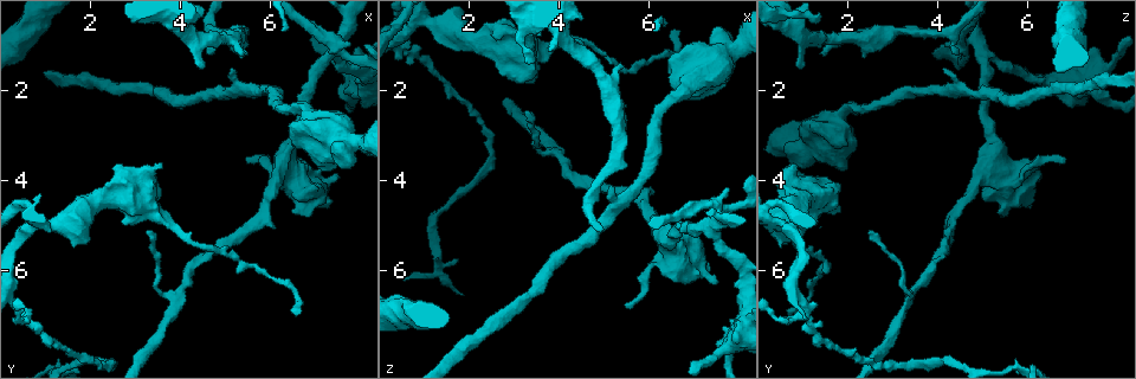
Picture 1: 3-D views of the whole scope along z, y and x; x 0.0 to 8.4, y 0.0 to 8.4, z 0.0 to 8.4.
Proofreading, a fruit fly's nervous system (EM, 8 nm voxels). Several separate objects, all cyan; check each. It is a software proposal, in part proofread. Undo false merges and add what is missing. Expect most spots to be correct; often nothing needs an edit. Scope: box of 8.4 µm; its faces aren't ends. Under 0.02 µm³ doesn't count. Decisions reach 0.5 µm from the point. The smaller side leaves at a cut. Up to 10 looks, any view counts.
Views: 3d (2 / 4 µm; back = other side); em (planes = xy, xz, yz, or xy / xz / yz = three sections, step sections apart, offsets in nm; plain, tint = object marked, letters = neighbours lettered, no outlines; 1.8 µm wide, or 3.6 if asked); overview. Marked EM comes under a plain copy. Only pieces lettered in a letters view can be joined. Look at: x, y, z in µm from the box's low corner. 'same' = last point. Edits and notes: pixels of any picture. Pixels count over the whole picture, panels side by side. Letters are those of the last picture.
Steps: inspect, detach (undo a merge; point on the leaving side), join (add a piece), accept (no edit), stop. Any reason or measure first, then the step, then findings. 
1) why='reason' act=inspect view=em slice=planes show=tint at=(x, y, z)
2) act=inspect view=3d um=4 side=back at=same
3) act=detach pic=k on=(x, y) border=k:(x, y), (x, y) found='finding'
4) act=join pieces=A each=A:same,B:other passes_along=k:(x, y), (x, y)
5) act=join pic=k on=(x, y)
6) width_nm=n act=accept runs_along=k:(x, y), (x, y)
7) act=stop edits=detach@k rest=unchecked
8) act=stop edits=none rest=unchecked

why='branch point' act=inspect view=3d um=4 at=(3.90, 6.55, 3.40)

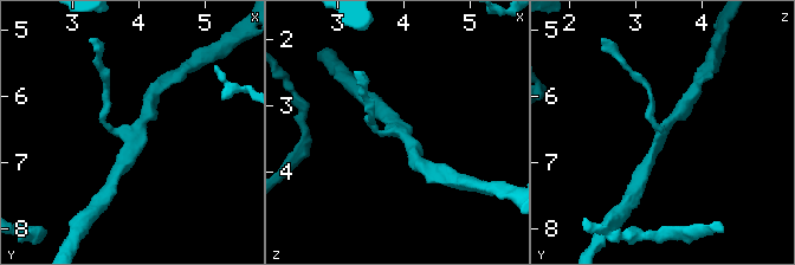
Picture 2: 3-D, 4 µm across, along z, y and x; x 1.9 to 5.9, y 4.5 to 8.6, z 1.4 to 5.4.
act=inspect view=em slice=planes show=tint at=(3.90, 6.55, 3.40)

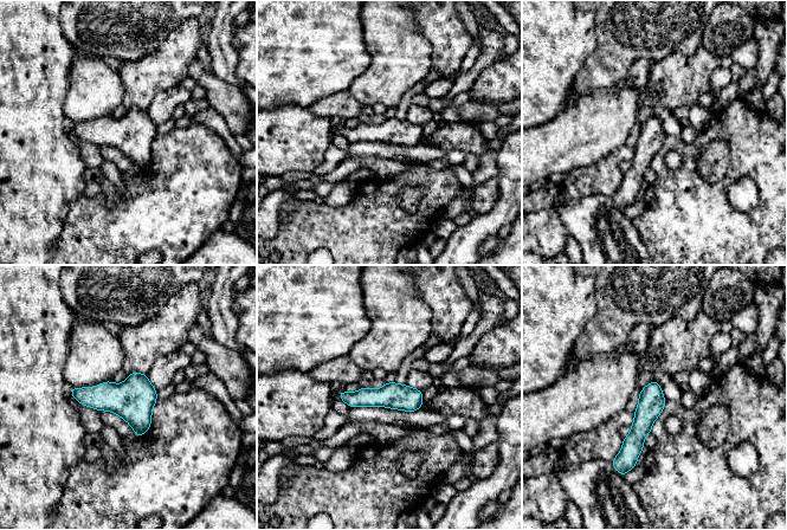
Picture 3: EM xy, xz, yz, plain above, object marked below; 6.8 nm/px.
why='what lies round it' act=inspect view=em slice=planes show=letters at=same

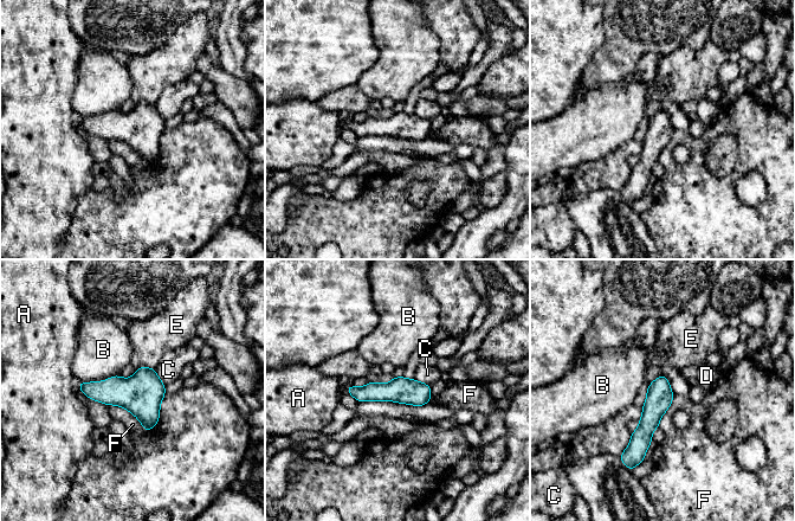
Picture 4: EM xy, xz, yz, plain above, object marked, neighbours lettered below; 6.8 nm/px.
act=accept each=A:other,B:other,C:other,D:other,E:other,F:other border=4:(166, 393), (147, 431), (108, 404) found='continuous, no second cell'

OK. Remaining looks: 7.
why='branch stops here' act=inspect view=em slice=xy step=16 show=letters at=(4.40, 1.55, 1.00)

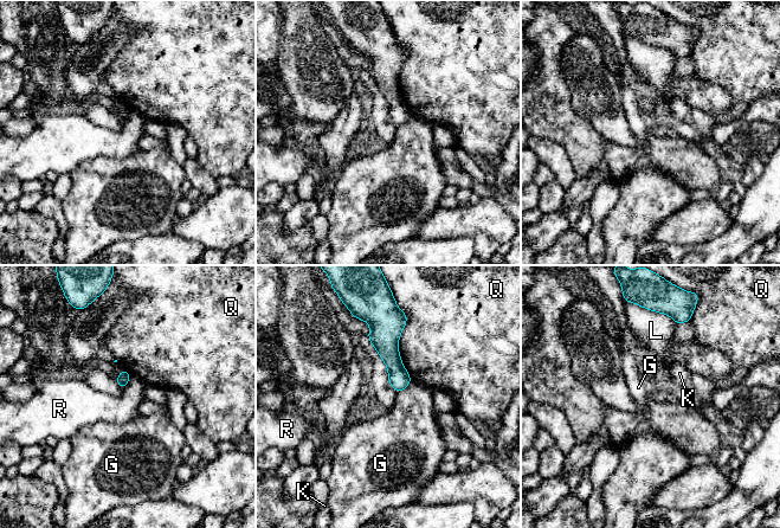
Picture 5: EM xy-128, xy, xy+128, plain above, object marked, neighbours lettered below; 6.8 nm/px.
longest_contact=Q:440nm act=accept each=G:other,K:other,L:other,Q:other,R:other border=5:(411, 380), (397, 393) found='no lettered piece goes on from it'

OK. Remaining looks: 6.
act=inspect view=3d um=2 at=(3.55, 3.65, 0.80)

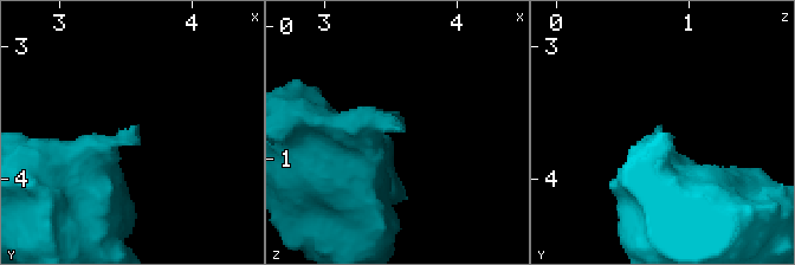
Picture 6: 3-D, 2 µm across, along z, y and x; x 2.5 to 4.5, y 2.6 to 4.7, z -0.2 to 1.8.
act=inspect view=em slice=xy step=4 show=letters at=(3.58, 3.62, 0.78)

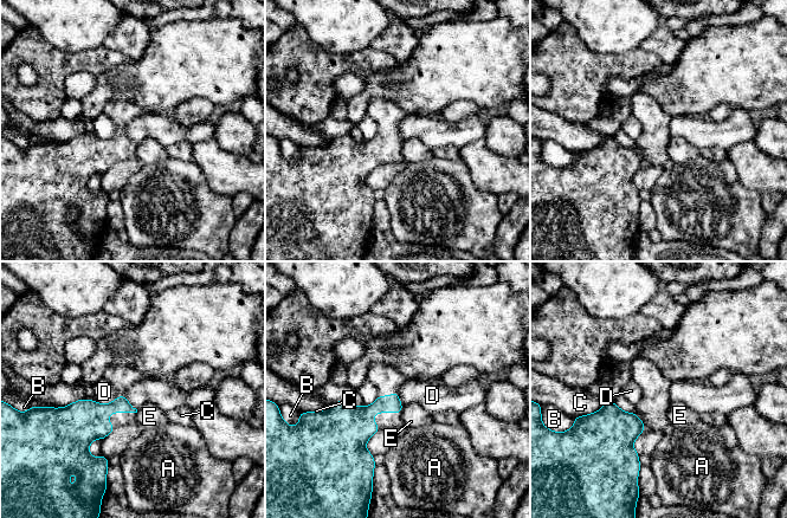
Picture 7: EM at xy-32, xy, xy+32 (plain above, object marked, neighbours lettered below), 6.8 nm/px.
act=accept each=A:other,B:other,C:other,D:other,E:other border=7:(118, 395), (108, 403), (95, 401) found='none of them fits'

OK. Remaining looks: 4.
act=inspect view=3d um=4 at=(4.75, 1.25, 4.45)

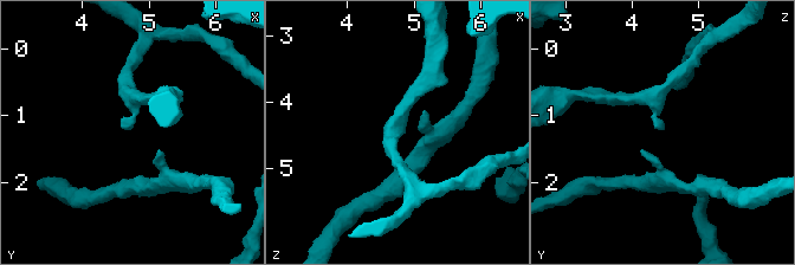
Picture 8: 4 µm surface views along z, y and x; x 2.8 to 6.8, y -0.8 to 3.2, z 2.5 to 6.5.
why='shape alone is not enough' act=inspect view=em slice=planes show=tint at=(4.70, 1.20, 4.45)

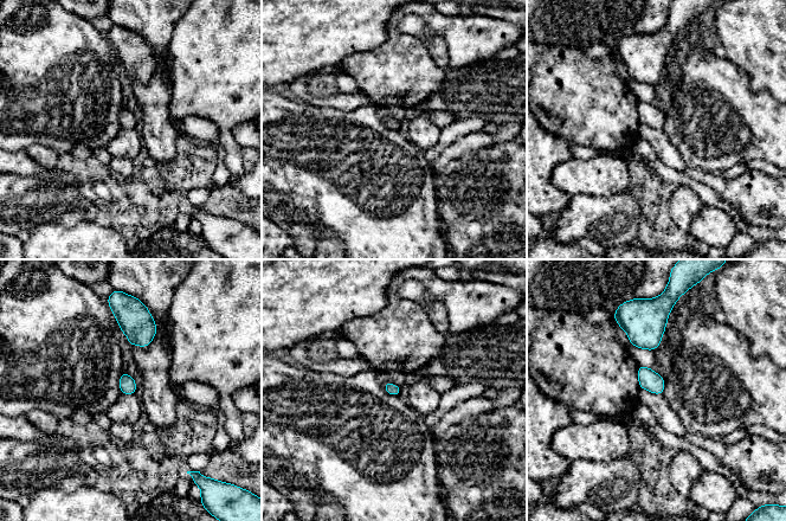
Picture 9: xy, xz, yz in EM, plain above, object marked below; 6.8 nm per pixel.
act=inspect view=em slice=planes show=letters at=same

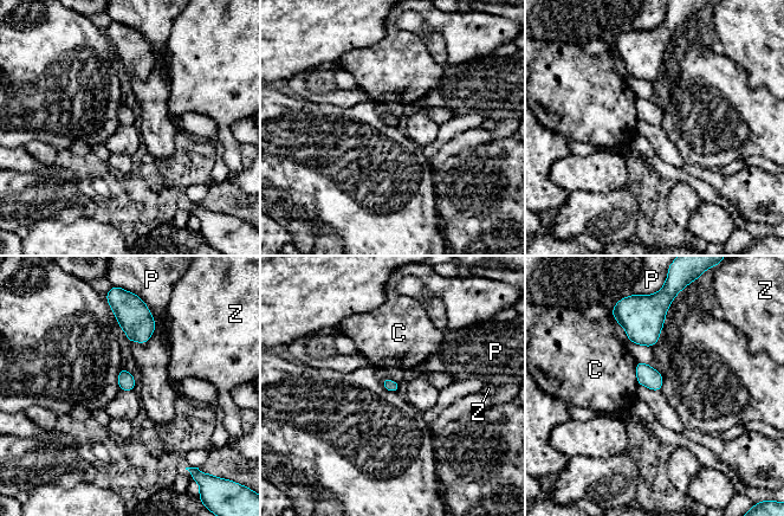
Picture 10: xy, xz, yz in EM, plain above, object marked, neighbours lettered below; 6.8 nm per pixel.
act=accept each=C:other,P:other,Z:other border=10:(635, 362), (637, 384) found='none of them fits'

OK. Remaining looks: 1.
act=stop edits=none rest=unchecked

